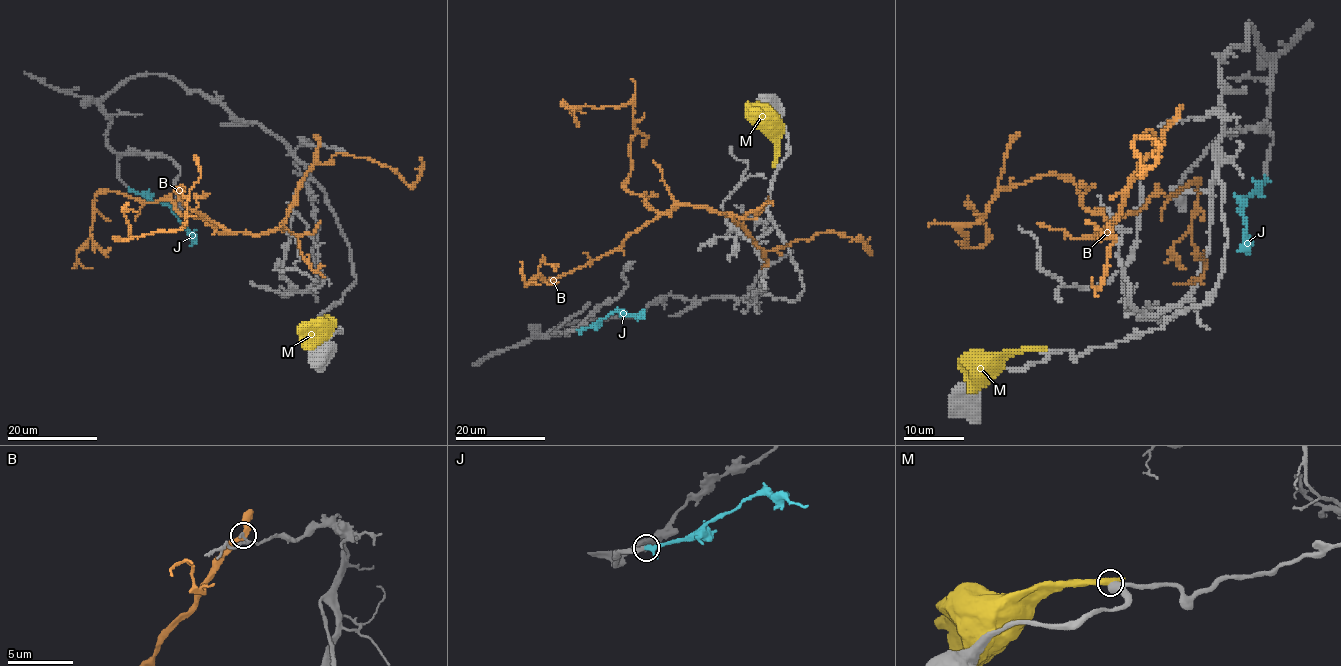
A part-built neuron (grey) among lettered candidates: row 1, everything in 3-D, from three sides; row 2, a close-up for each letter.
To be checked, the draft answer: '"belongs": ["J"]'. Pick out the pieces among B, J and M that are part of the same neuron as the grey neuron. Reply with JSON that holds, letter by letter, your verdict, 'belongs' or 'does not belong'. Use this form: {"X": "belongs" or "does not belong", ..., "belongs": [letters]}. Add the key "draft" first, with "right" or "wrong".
{"draft": "right", "B": "does not belong", "J": "belongs", "M": "does not belong", "belongs": ["J"]}

